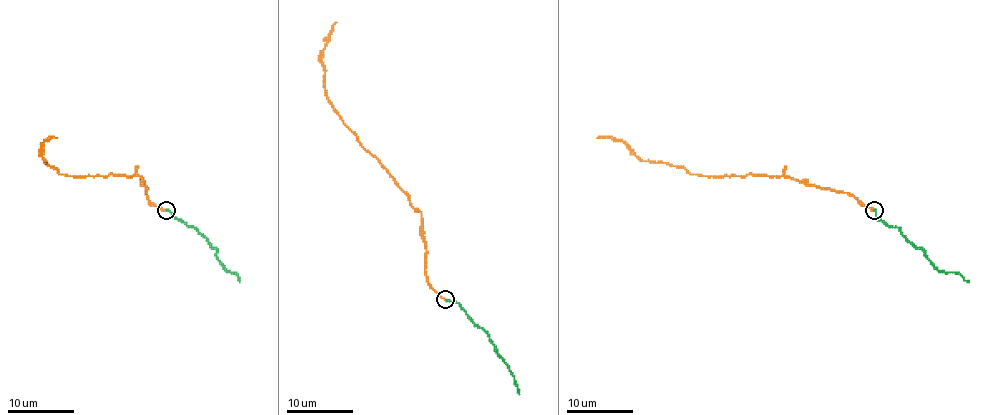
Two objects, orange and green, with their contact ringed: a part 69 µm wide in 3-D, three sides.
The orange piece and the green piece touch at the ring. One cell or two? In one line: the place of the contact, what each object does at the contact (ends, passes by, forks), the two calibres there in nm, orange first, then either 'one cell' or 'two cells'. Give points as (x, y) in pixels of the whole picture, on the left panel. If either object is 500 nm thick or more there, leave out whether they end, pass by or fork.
place (166, 210); orange ends; green ends; calibres 180 and 200 nm; one cell

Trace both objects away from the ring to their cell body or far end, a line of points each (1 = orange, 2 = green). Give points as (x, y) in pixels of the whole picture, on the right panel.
1: (874, 211), (846, 192), (821, 189), (779, 176), (698, 176), (666, 162), (641, 161), (621, 141), (597, 138)
2: (874, 211), (876, 217), (887, 226), (897, 227), (939, 270), (957, 272), (969, 282)

